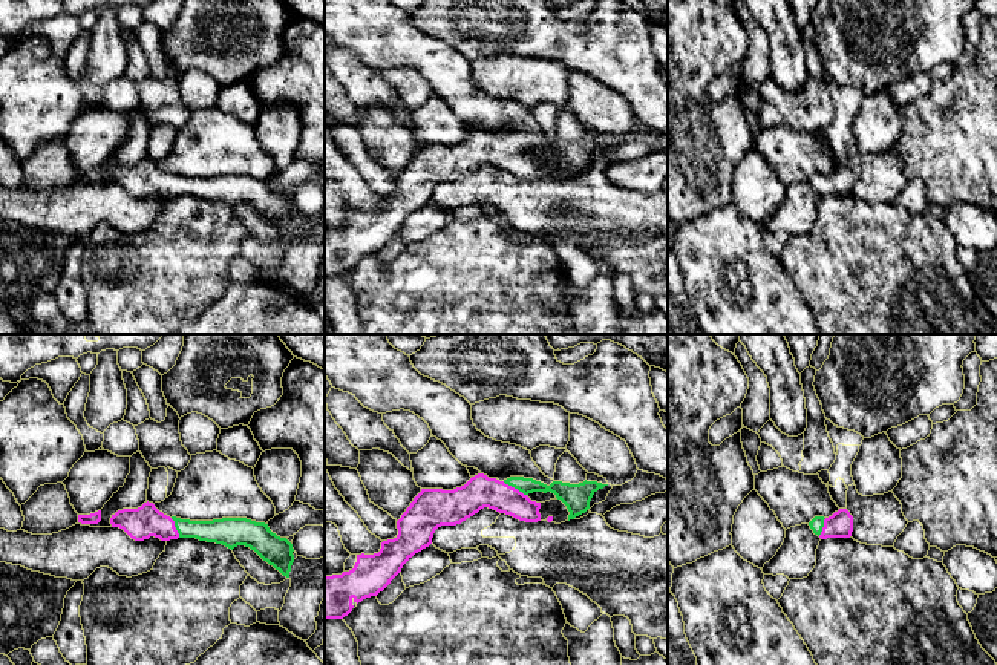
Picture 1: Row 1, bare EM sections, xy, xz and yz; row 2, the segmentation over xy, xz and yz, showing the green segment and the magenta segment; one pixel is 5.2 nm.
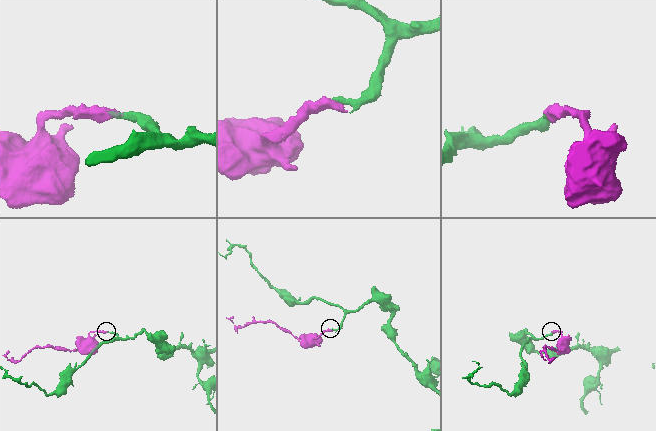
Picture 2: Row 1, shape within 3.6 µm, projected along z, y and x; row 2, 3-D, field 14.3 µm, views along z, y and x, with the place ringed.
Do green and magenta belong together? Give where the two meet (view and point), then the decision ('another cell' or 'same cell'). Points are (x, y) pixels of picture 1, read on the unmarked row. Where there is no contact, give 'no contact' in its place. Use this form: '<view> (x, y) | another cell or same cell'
xz (515, 144) | same cell

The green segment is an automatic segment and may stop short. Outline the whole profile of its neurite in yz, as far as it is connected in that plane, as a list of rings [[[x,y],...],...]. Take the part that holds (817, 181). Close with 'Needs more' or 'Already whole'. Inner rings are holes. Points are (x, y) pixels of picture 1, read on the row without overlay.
[[[839,165],[829,175],[815,173],[809,182],[821,196],[850,195],[853,188],[853,173],[847,165]]]. Needs more

